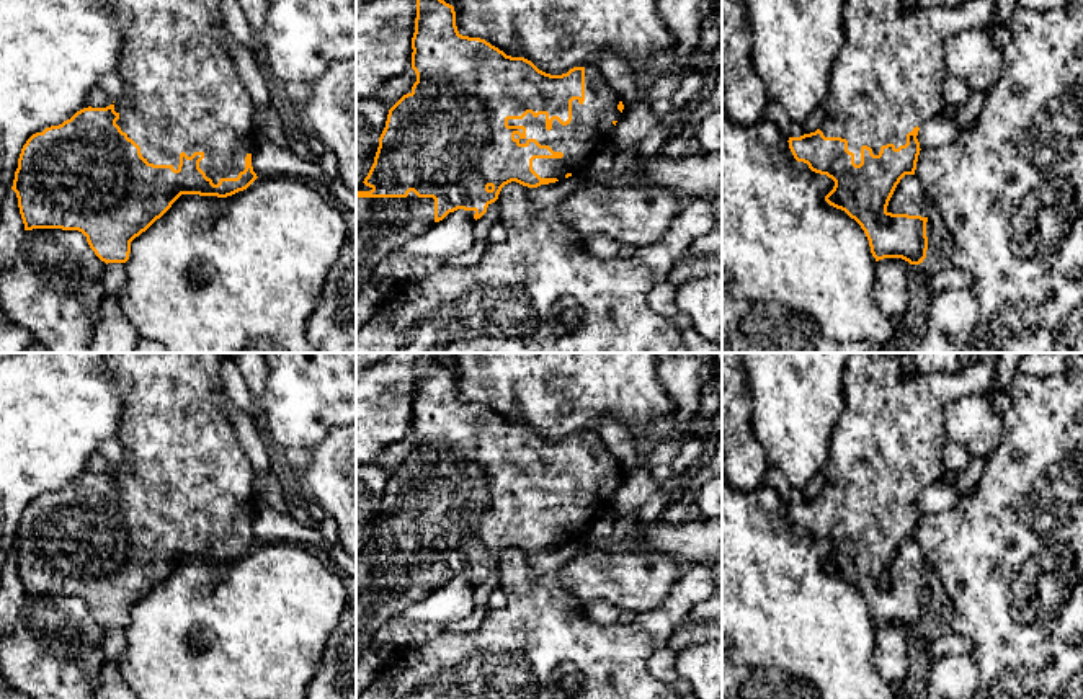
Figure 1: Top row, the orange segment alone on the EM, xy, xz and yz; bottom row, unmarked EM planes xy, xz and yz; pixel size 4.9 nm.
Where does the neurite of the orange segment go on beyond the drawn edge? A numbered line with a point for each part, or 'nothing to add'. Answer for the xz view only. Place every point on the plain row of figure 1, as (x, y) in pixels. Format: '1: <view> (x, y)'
1: xz (590, 497)

